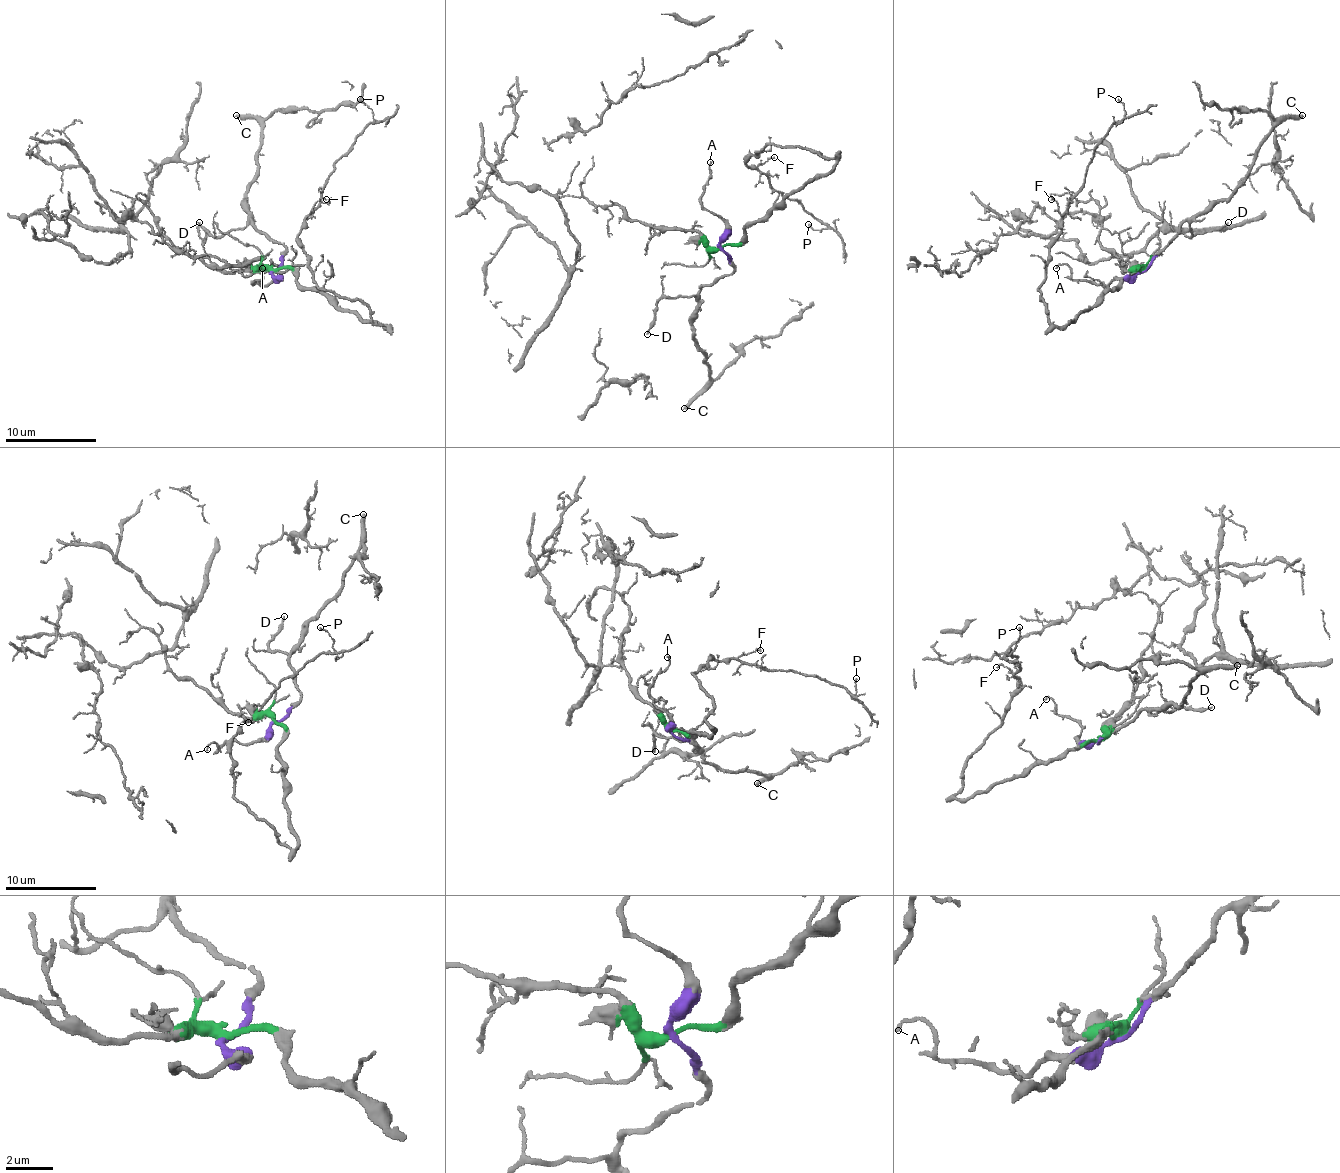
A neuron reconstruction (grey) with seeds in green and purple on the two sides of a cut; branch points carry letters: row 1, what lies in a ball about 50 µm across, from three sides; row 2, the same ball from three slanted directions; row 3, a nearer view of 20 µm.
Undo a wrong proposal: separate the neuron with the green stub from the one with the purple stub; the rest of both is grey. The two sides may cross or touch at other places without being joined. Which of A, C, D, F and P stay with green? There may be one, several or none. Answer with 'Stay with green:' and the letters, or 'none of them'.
Stay with green: F, P

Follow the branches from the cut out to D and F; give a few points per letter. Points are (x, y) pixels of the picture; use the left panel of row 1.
D: (272, 272), (286, 249), (281, 242), (267, 238), (249, 222), (242, 228), (215, 235), (208, 233), (199, 222)
F: (272, 270), (288, 267), (304, 288), (388, 327), (313, 279), (299, 233), (327, 199)

